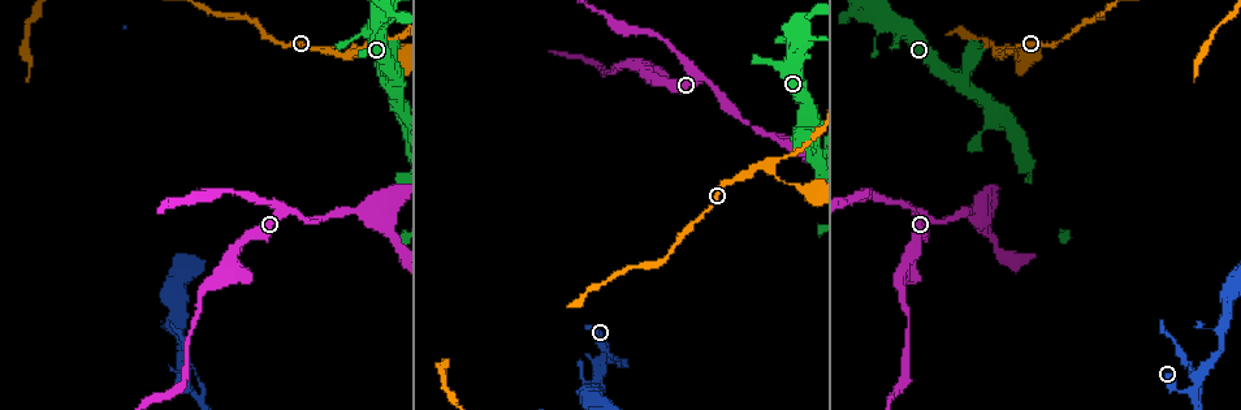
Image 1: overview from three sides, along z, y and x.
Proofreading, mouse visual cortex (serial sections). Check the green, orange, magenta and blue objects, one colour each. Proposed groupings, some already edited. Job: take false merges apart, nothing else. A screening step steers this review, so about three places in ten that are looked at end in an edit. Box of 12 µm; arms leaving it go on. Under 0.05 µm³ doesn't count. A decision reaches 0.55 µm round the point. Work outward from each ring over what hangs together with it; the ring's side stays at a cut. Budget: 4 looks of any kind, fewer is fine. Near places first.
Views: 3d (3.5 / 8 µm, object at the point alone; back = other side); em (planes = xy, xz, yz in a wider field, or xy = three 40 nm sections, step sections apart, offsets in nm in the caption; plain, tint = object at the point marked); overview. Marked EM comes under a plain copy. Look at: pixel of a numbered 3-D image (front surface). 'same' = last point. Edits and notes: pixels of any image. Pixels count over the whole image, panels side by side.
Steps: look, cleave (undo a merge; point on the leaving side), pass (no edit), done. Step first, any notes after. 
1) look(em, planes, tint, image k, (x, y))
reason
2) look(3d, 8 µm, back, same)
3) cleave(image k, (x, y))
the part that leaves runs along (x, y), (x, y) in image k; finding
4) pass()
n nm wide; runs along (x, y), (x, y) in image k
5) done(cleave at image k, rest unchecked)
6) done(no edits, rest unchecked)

look(3d, 3.5 µm, image 1, (618, 366))
abrupt turn

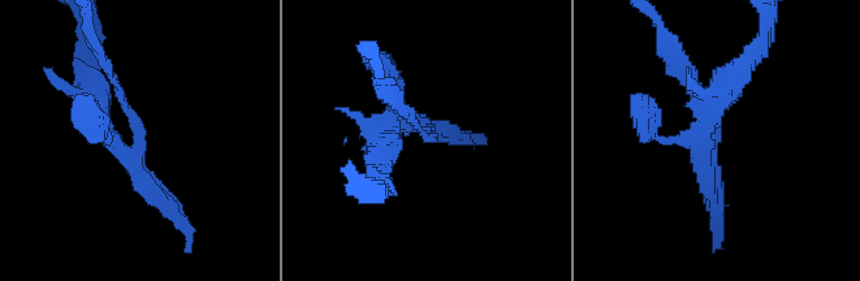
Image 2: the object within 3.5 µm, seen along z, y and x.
look(em, planes, tint, image 2, (429, 139))
need the tissue

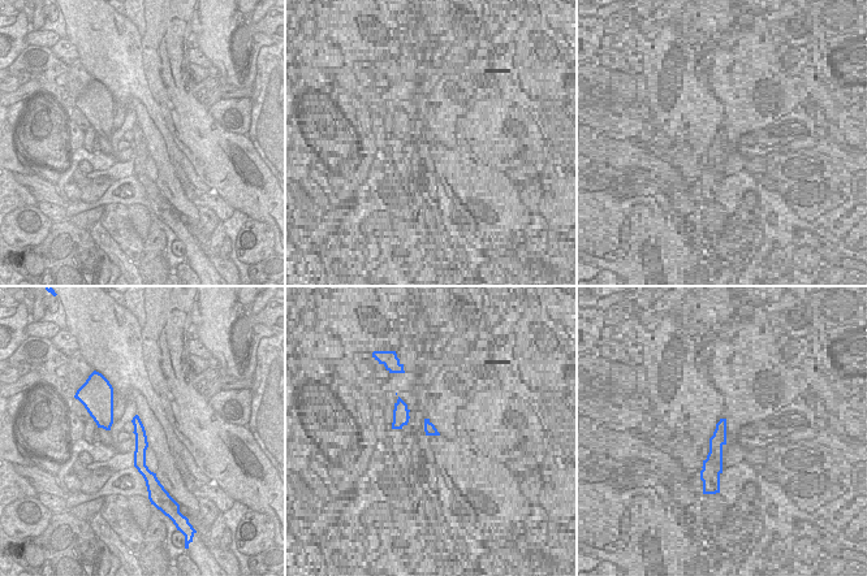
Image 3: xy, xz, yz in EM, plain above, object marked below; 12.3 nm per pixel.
pass()
runs along (661, 135), (707, 151), (717, 132), (681, 63) in image 2; all the same cell

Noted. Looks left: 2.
look(3d, 3.5 µm, image 1, (761, 165))
abrupt turn

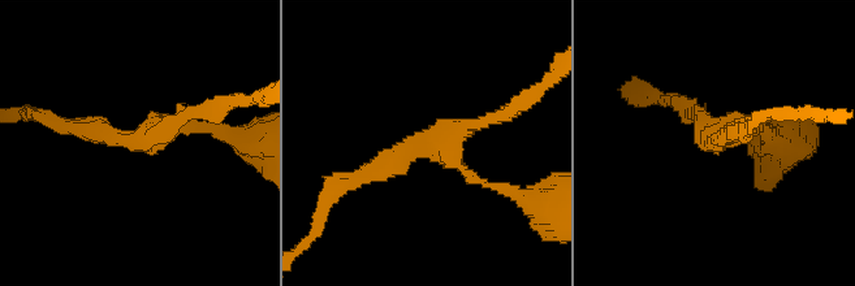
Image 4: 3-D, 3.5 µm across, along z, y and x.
pass()
runs along (357, 180), (428, 143), (500, 186) in image 4; continuous, no second cell

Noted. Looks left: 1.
done(no edits, rest unchecked)

